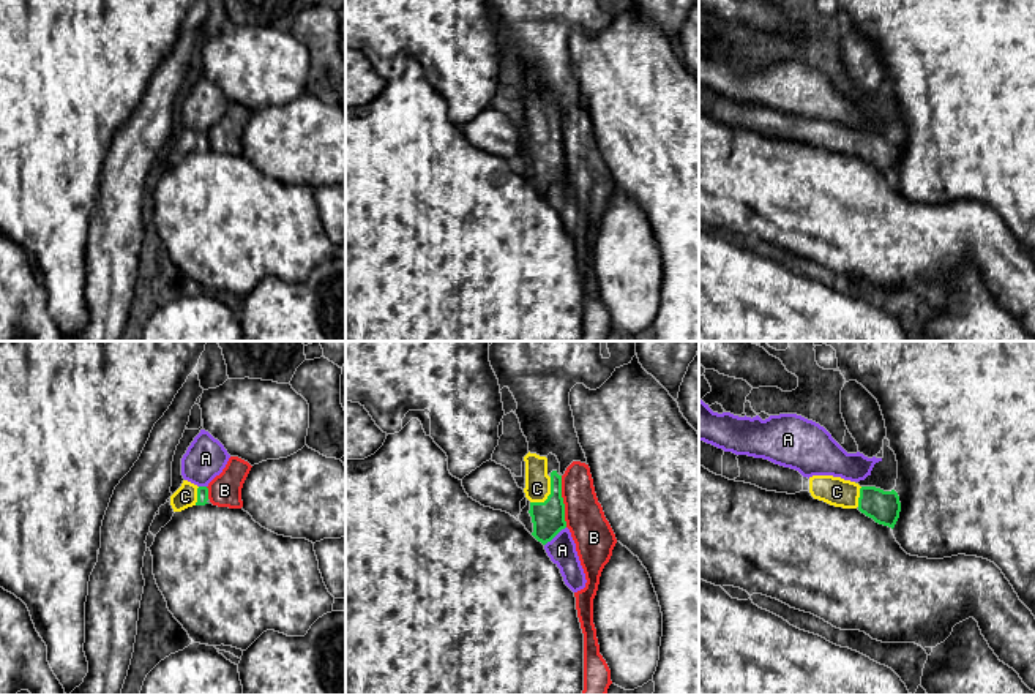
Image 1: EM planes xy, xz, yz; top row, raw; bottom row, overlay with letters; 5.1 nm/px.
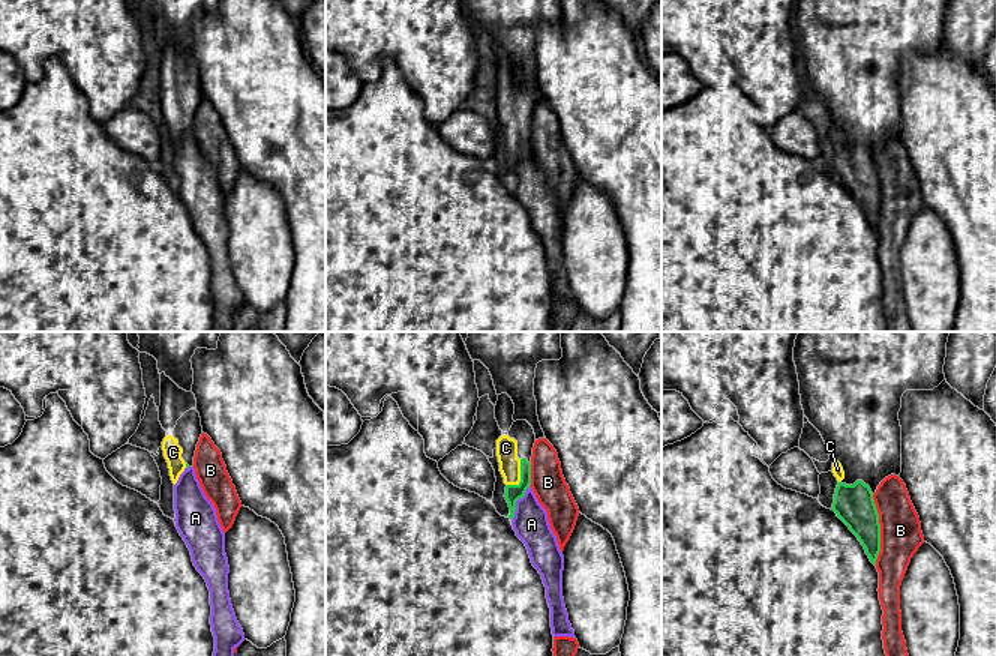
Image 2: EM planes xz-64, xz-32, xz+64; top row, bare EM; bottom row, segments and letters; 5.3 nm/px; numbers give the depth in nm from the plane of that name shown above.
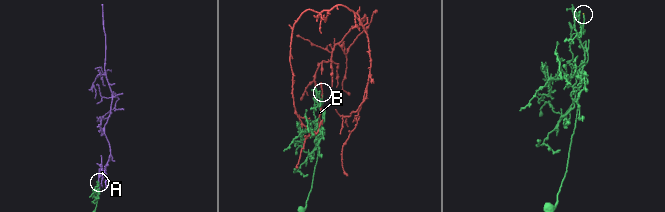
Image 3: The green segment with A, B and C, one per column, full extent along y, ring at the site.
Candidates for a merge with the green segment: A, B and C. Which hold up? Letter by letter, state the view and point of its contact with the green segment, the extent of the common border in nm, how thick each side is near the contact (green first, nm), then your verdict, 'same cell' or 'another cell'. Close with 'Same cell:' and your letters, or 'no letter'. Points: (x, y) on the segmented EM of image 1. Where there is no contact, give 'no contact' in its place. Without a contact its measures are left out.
A: contact xz (554, 536); length 150 nm; calibres 170 and 140 nm; another cell
B: contact xz (562, 501); length 260 nm; calibres 170 and 200 nm; another cell
C: contact xz (548, 496); length 170 nm; calibres 170 and 130 nm; same cell
Same cell: C

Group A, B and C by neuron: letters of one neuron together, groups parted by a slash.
A / B / C

